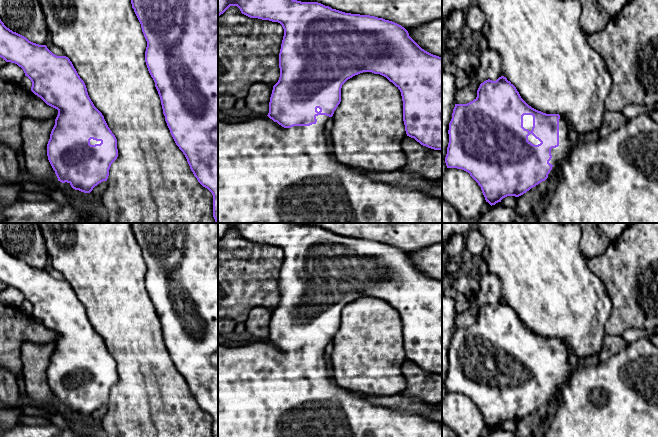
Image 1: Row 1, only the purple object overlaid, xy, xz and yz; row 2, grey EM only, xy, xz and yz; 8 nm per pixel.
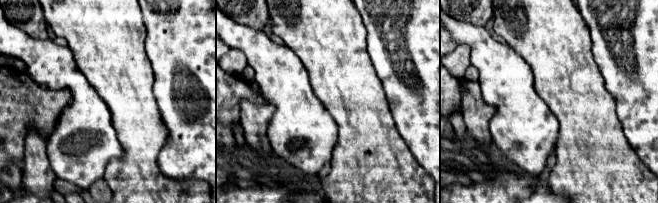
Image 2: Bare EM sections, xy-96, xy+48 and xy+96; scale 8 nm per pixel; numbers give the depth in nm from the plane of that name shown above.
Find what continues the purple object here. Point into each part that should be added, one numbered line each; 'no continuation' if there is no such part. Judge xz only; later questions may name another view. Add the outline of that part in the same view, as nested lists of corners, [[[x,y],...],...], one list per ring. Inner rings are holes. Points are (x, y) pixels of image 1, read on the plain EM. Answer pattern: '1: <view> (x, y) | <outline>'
1: xz (263, 391) | [[[318,339],[316,340],[317,346],[315,348],[310,350],[293,350],[291,352],[282,351],[268,340],[257,340],[247,346],[234,348],[225,347],[218,344],[218,437],[442,437],[442,423],[433,421],[429,417],[425,417],[419,414],[400,412],[387,409],[379,405],[371,404],[365,400],[366,395],[339,386],[332,376],[331,370],[329,369],[329,361],[325,355],[326,346],[329,344],[329,342],[330,341],[326,339]]]

